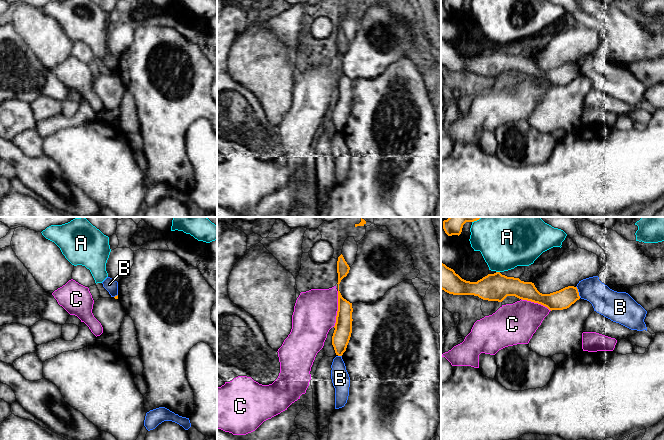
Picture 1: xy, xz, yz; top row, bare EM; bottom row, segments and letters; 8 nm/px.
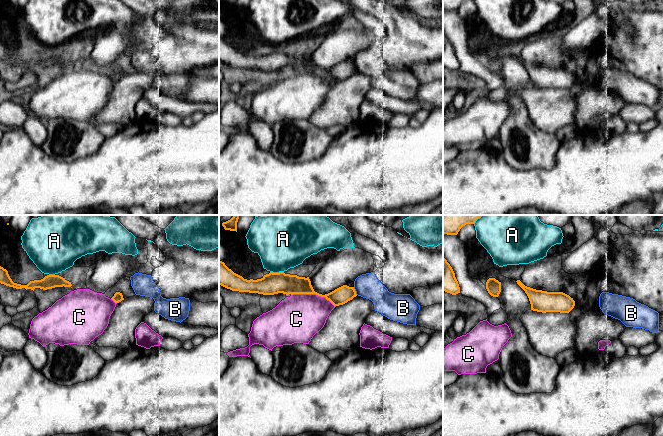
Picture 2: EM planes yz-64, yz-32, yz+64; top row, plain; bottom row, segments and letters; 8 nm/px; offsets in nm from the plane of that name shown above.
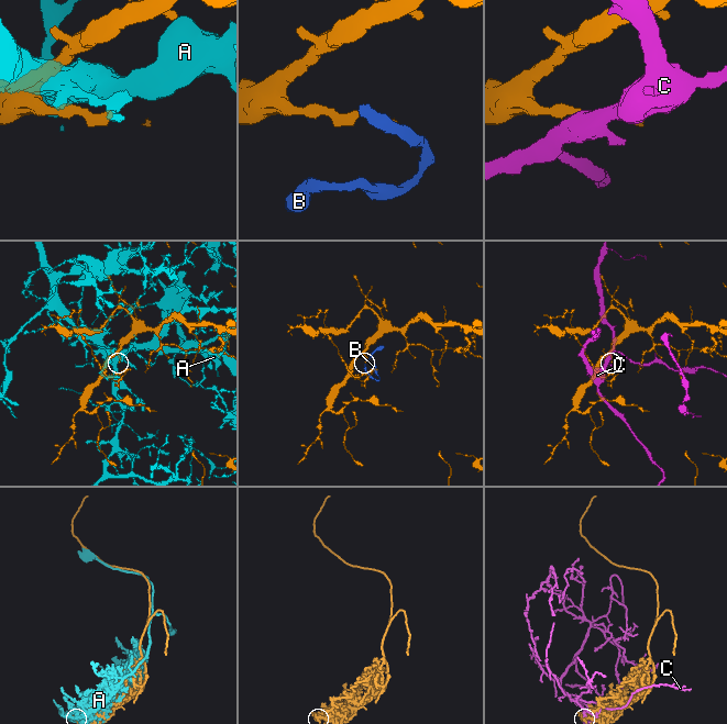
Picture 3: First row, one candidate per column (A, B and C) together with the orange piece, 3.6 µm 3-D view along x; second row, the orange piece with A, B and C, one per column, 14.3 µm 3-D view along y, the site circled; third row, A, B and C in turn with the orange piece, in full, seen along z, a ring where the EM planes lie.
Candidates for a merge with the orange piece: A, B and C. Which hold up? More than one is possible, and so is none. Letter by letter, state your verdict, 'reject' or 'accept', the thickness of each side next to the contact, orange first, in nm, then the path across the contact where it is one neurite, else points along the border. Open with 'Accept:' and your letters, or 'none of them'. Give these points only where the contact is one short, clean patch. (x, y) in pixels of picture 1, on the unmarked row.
Accept: none of them
A: reject | 220/360 nm
B: reject | 160/220 nm | along yz (576, 62), (580, 73)
C: reject | 140/340 nm

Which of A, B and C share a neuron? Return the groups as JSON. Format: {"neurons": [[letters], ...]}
{"neurons": [["A", "B"], ["C"]]}

